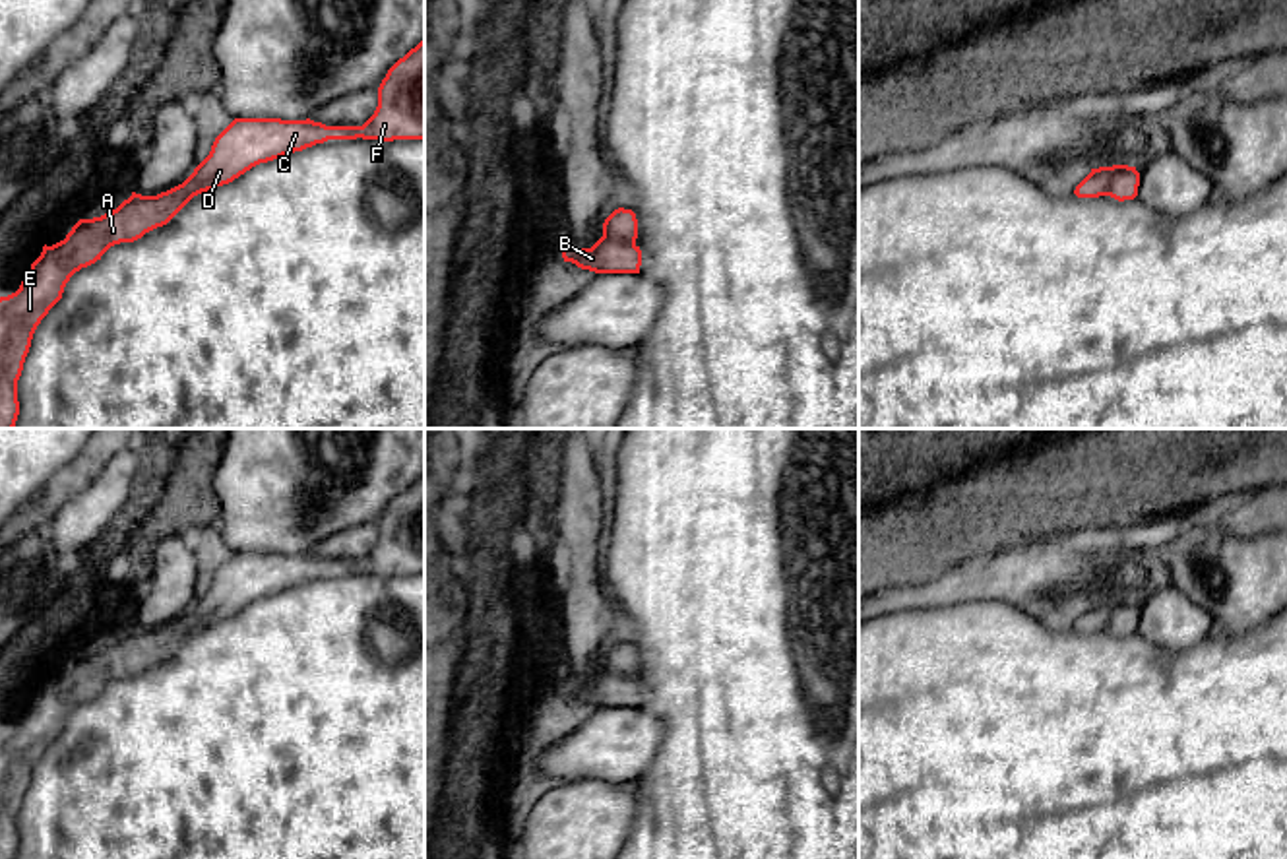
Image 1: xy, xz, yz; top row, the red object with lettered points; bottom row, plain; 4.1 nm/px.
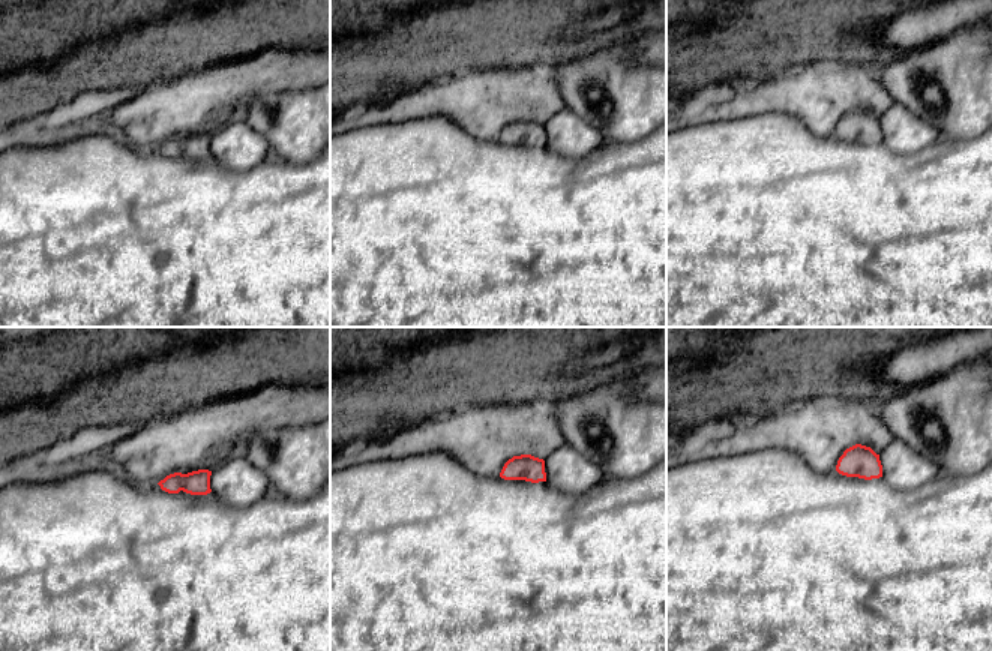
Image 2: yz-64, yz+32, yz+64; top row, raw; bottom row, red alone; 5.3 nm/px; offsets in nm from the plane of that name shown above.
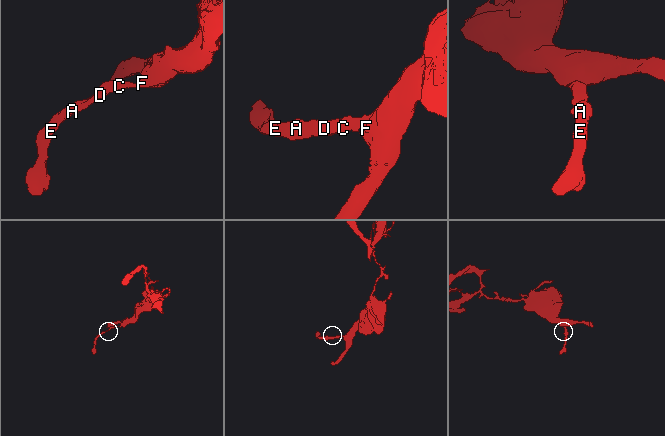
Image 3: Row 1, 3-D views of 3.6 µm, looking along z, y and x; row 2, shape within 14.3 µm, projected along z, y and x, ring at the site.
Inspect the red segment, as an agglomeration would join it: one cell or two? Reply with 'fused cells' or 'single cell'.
single cell

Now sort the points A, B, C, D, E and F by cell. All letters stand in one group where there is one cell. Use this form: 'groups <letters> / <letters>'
groups A B C D E F

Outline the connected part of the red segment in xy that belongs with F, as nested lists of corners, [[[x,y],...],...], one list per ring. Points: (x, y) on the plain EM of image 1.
[[[424,473],[388,504],[378,522],[378,541],[362,560],[235,553],[182,619],[157,630],[132,626],[116,644],[79,653],[64,675],[45,679],[19,723],[0,731],[0,859],[17,855],[17,814],[33,768],[76,706],[101,694],[110,681],[134,677],[167,659],[194,630],[229,619],[260,597],[328,574],[357,572],[424,574]]]

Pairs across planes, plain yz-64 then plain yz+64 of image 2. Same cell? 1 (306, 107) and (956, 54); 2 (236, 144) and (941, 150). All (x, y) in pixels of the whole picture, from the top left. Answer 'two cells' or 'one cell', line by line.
1: one cell
2: two cells

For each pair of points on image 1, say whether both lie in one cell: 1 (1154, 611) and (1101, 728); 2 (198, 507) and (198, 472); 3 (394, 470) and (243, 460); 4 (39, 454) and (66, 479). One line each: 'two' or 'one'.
1: two
2: one
3: one
4: two

